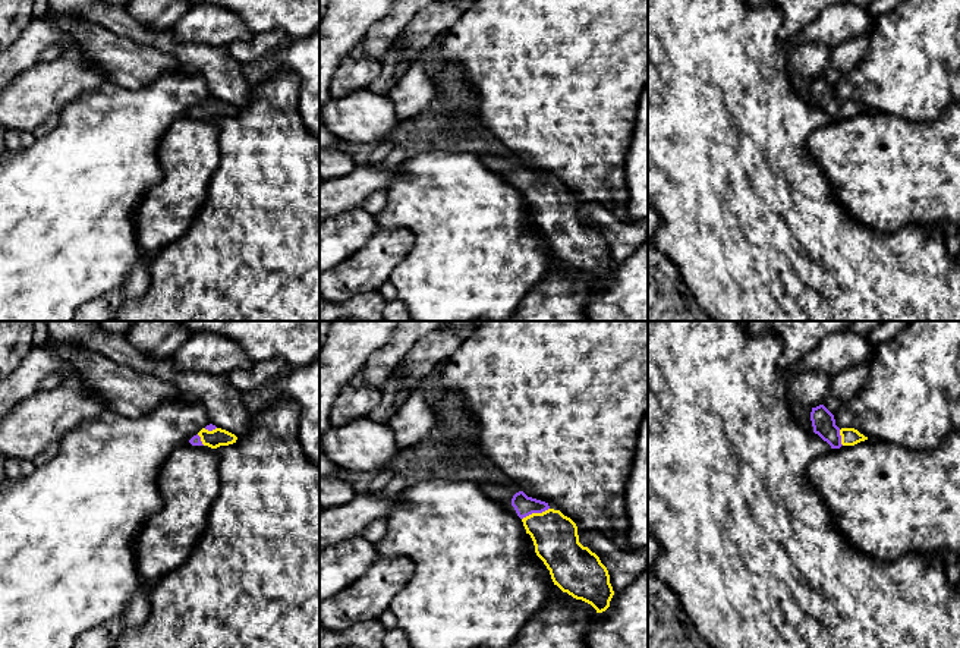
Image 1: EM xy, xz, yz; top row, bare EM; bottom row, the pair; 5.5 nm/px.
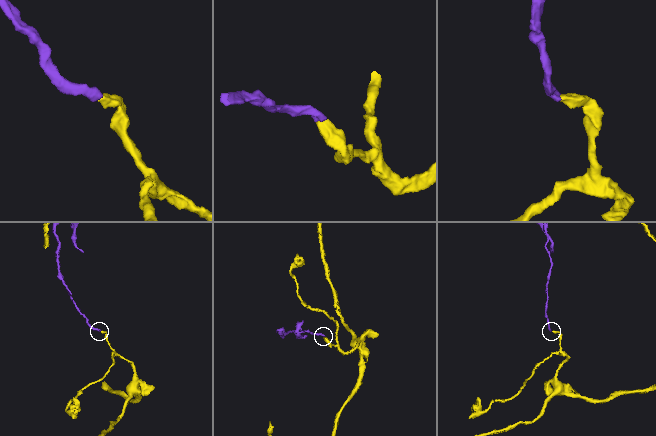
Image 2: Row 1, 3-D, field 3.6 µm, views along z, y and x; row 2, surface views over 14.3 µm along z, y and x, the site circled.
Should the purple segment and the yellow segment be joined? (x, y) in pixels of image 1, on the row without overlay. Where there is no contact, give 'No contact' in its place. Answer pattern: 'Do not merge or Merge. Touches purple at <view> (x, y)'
Merge. Touches purple at xz (535, 183)

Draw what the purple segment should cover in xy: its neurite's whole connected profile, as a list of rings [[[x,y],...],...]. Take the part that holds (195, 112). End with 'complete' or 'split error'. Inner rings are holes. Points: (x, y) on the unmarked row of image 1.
[[[210,95],[202,100],[196,107],[193,107],[189,114],[192,117],[208,117],[217,120],[220,117],[229,117],[236,114],[237,108],[226,101],[217,100]]] | split error

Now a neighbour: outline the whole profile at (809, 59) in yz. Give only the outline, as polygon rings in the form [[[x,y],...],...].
[[[805,41],[787,51],[789,70],[816,79],[824,75],[830,54],[831,48],[825,43]]]

